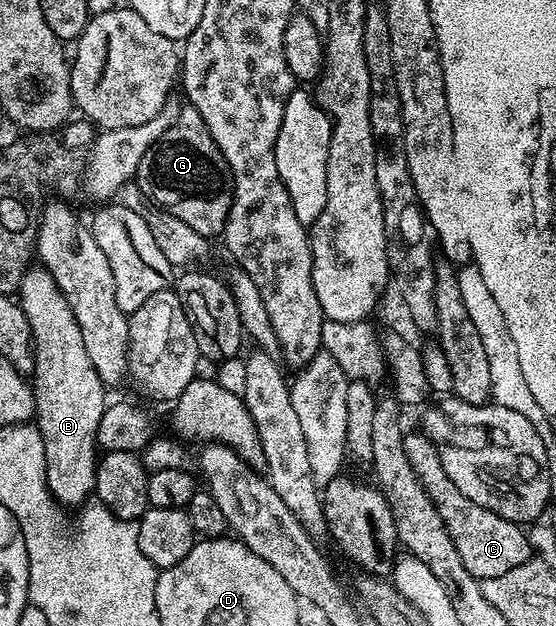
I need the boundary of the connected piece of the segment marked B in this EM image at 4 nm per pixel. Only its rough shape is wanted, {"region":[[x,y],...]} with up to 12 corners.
{"region":[[57,281],[17,292],[35,342],[47,488],[78,509],[95,490],[108,392]]}

